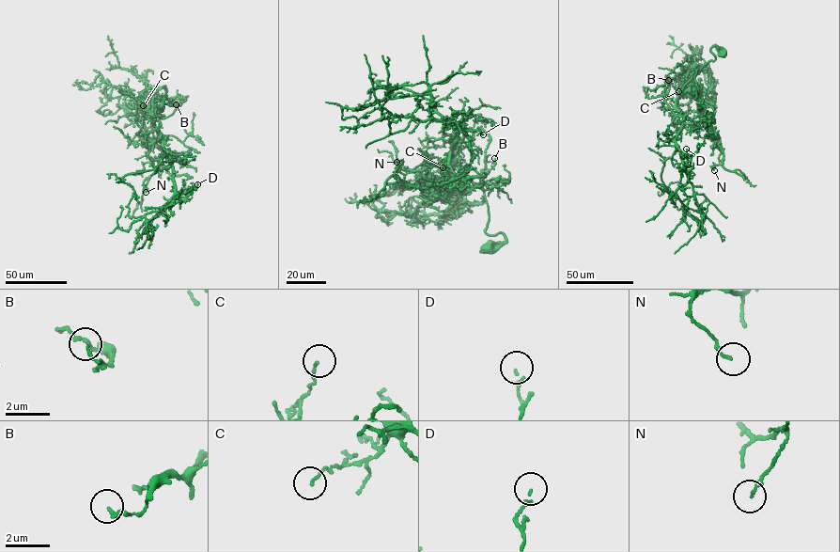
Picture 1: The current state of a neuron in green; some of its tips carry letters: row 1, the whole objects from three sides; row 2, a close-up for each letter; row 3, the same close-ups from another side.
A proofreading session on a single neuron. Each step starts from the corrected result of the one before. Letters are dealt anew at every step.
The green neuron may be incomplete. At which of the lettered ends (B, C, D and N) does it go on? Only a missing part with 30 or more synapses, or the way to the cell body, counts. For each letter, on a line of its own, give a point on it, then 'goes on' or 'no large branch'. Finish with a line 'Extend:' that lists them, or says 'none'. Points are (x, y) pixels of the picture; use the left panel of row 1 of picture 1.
B: at (176, 104); no large branch
C: at (143, 105); no large branch
D: at (197, 184); no large branch
N: at (146, 192); no large branch
Extend: none

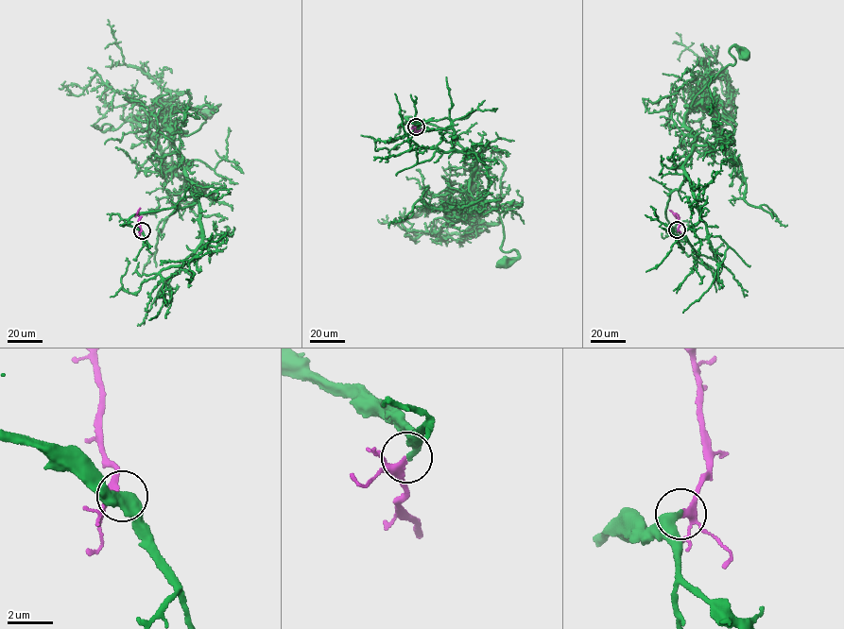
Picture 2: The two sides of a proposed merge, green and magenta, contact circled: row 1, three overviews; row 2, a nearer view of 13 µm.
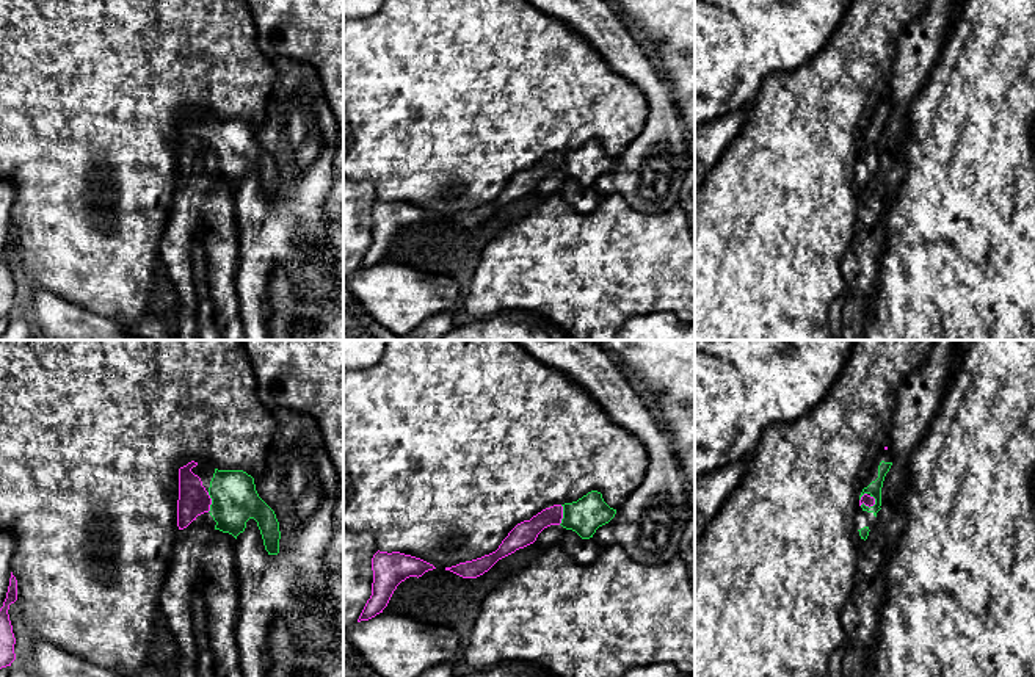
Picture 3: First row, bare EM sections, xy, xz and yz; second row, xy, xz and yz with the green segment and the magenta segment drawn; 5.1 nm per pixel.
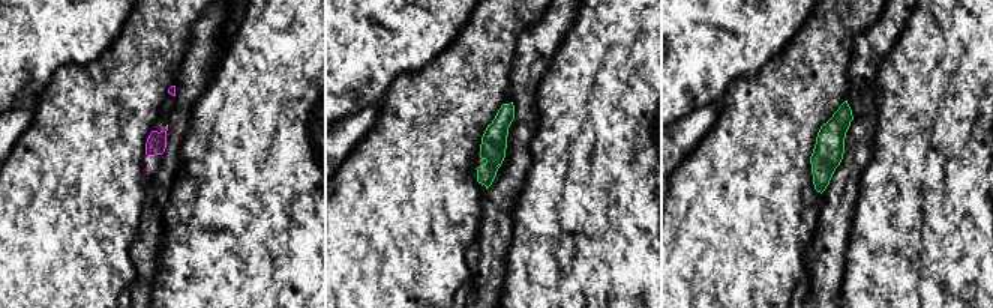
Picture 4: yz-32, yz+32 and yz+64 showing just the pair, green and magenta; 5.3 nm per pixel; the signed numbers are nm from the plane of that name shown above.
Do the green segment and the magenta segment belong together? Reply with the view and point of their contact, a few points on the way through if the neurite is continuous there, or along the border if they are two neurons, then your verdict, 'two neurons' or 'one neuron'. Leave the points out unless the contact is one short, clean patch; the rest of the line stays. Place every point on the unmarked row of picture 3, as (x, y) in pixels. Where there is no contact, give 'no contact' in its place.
contact yz (867, 155); way yz (874, 137), (867, 155), (867, 149); one neuron

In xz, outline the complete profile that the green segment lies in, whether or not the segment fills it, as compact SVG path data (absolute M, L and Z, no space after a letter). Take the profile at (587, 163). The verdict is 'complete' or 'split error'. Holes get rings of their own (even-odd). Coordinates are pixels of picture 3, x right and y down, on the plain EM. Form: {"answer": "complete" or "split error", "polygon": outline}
{"answer": "split error", "polygon": "M591 139L577 150L554 154L543 158L530 169L518 172L496 201L472 210L445 216L445 219L450 219L463 227L477 227L488 221L499 208L533 193L538 183L550 174L561 174L566 179L576 180L582 188L590 188L596 179L608 172L615 163L616 158L610 157L604 150L602 143Z"}

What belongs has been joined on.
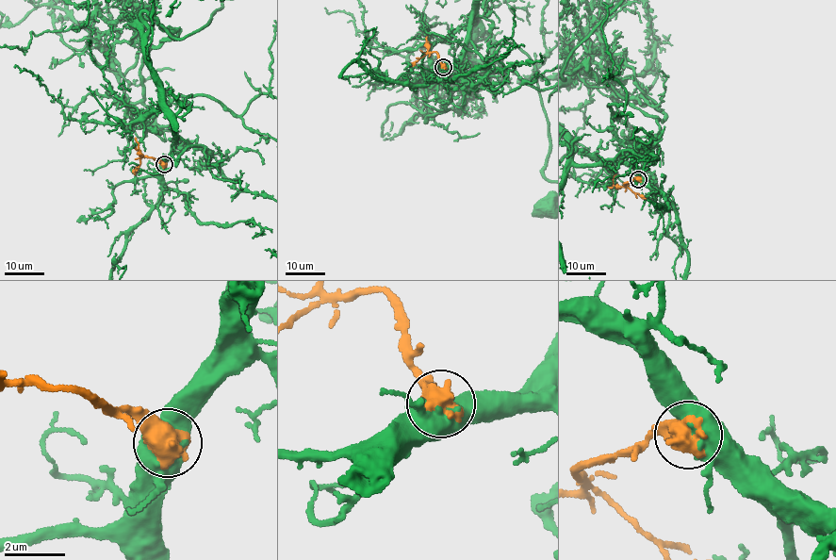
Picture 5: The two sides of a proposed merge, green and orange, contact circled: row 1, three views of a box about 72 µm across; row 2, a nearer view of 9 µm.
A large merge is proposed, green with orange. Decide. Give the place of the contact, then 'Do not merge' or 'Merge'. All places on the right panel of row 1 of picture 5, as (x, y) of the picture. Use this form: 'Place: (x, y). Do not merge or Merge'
Place: (638, 179). Do not merge

